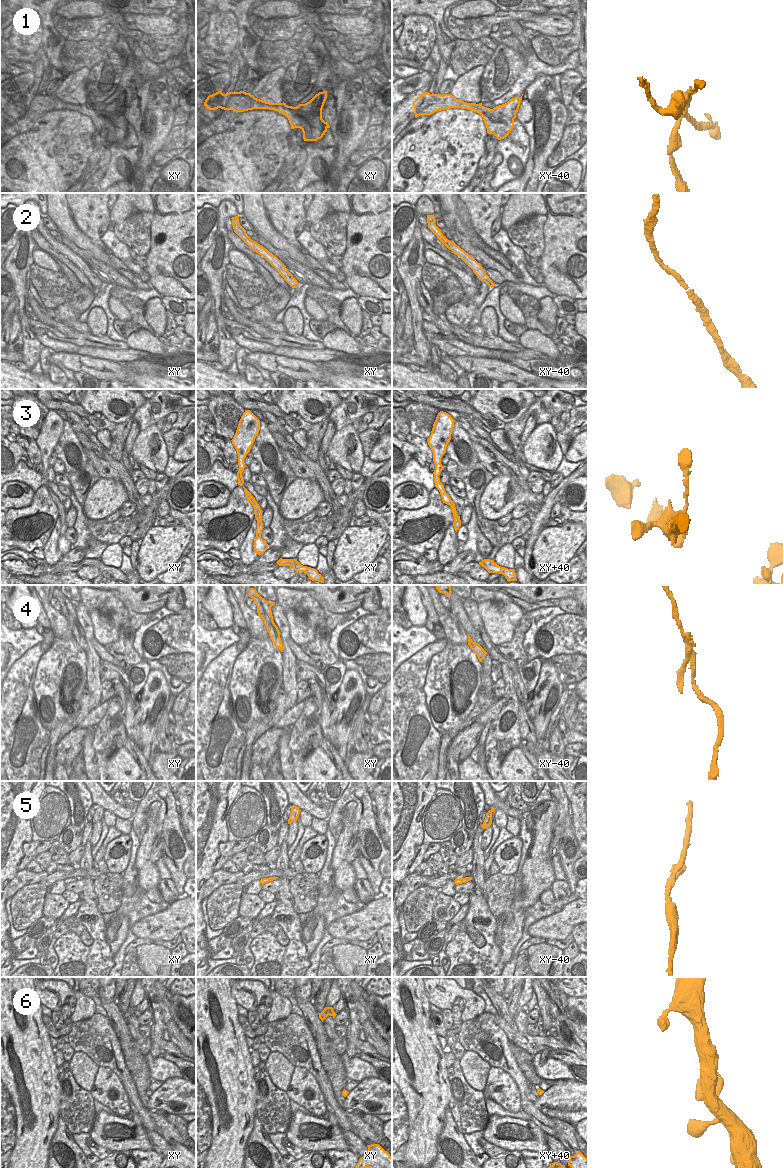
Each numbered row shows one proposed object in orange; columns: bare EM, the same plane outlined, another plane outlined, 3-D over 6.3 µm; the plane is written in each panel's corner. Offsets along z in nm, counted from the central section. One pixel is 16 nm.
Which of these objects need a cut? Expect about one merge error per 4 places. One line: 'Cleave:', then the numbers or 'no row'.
Cleave: 1, 4

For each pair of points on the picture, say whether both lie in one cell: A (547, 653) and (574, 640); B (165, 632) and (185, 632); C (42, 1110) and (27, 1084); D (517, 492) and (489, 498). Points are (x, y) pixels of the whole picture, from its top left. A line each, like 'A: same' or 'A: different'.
A: same
B: same
C: same
D: same

